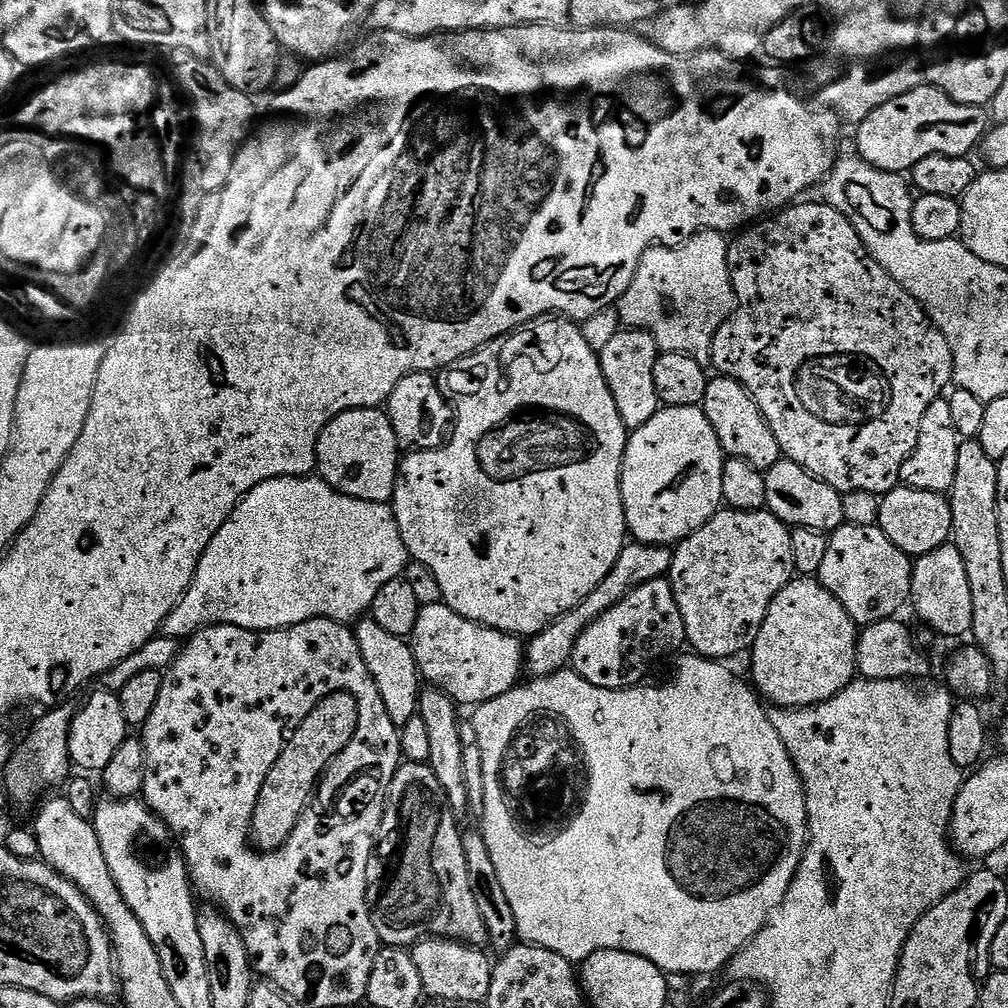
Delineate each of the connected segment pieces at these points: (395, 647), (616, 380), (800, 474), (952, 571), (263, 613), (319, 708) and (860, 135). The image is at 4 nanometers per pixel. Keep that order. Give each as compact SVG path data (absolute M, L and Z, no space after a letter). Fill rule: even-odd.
M371 618L361 619L355 625L354 635L364 659L363 667L368 668L376 683L376 692L384 703L383 715L391 718L393 725L408 724L418 715L422 691L420 668L416 665L411 643L405 637L390 634L390 630L382 630L382 626L378 626L378 622Z
M638 328L619 330L598 355L606 382L622 414L622 422L632 430L641 428L662 407L654 386L654 366L658 355L655 338Z
M787 458L780 459L774 466L768 468L764 477L767 511L773 512L782 523L792 528L809 528L825 534L835 532L845 523L844 496L794 461Z
M955 544L938 546L938 550L930 550L913 563L910 604L934 631L944 636L967 637L971 633L974 606L970 602L970 578L966 578L966 562L962 562Z
M312 474L274 478L254 486L241 498L230 518L222 522L222 530L214 534L201 554L194 578L180 604L166 618L162 632L173 638L187 638L210 624L274 632L307 620L336 620L348 626L371 609L386 582L405 575L409 563L396 516L388 504L344 496Z
M337 690L329 696L319 697L313 703L310 714L287 737L282 754L274 762L266 782L262 782L260 796L252 815L251 839L260 852L277 852L294 834L294 826L310 806L314 793L324 771L332 765L332 760L346 750L350 738L361 731L362 711L360 704L348 690Z
M924 82L918 88L909 88L901 91L893 100L880 104L860 124L856 132L856 148L859 159L865 160L870 166L874 166L883 172L908 174L922 158L931 156L959 156L969 155L968 151L984 136L984 131L990 125L990 116L983 107L974 104L959 104L946 95L941 88L933 88L931 84Z

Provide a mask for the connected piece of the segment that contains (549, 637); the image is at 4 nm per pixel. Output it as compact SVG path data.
M625 543L622 554L618 554L618 562L614 562L606 578L602 578L602 582L598 582L598 586L594 586L594 590L590 590L590 594L582 598L582 602L578 602L578 606L566 610L566 614L559 616L552 625L543 628L527 641L527 671L532 671L533 677L555 677L559 673L556 672L559 668L567 669L574 646L586 630L586 626L590 626L599 616L606 614L606 610L618 606L636 588L642 587L643 584L652 584L655 580L665 579L672 568L672 554L673 549L663 544Z

